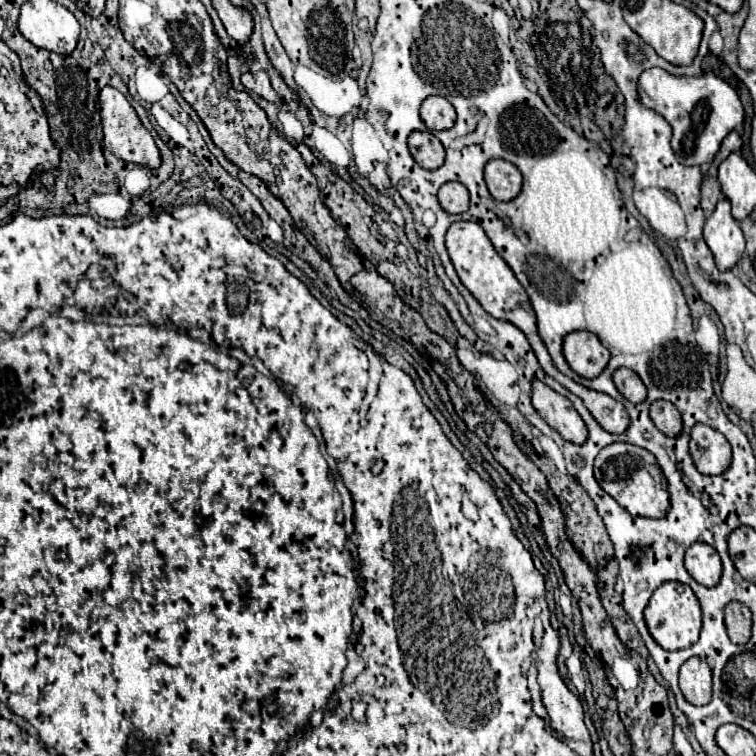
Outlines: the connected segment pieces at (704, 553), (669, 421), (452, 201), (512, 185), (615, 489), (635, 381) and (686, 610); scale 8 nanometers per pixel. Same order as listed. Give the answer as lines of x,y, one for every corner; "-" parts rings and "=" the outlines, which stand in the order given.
696,541
686,549
684,565
692,579
706,587
714,587
722,575
722,561
718,553
714,551
714,547
702,541
=
662,399
654,401
650,405
650,417
664,435
674,437
678,435
678,431
682,431
682,417
670,401
662,401
=
444,183
438,191
438,201
448,213
464,213
468,209
468,189
462,183
=
490,159
484,167
484,181
488,191
498,201
510,201
520,193
522,173
520,169
504,159
=
610,443
606,445
594,461
594,477
598,485
612,495
628,513
642,517
662,517
666,515
668,489
666,479
656,463
656,459
642,447
628,443
=
620,367
620,369
614,371
612,377
614,377
616,389
618,389
628,401
640,403
640,401
646,399
646,387
644,387
642,379
640,379
634,371
630,371
630,369
626,369
626,367
=
670,581
660,585
652,597
650,603
644,609
644,621
646,627
650,631
650,635
654,637
654,641
666,649
666,651
678,651
678,649
686,649
690,645
694,645
698,641
698,633
702,627
702,617
700,617
700,603
694,595
694,591
678,581

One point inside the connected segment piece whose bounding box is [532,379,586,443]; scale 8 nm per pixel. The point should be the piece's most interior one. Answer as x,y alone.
557,411

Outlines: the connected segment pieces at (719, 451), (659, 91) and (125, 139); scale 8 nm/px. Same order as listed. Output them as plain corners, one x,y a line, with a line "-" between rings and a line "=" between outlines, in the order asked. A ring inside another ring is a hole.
696,423
690,433
690,457
702,475
720,475
730,465
732,451
722,433
=
646,69
638,79
638,101
662,115
672,127
670,145
682,165
712,163
722,139
744,121
744,107
738,93
716,75
674,77
664,69
=
104,87
100,91
100,117
102,117
102,129
104,129
104,145
116,157
120,157
126,163
136,163
136,165
150,167
150,169
154,169
162,163
152,135
140,123
134,107
128,103
128,99
118,89

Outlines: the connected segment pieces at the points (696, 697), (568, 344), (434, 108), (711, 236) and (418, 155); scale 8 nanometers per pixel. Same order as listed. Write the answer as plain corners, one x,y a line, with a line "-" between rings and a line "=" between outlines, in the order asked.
690,657
680,667
680,691
692,705
706,705
712,699
712,671
700,657
=
572,331
562,341
562,353
568,365
580,377
596,377
606,367
610,353
590,331
=
432,95
420,105
420,117
430,131
450,129
456,121
456,111
444,97
=
720,199
714,213
706,219
704,241
710,247
718,271
730,271
744,253
744,235
738,221
730,215
728,199
=
414,131
408,139
410,145
410,153
416,159
418,165
422,165
424,169
438,169
444,163
444,147
440,143
440,139
436,139
430,131

